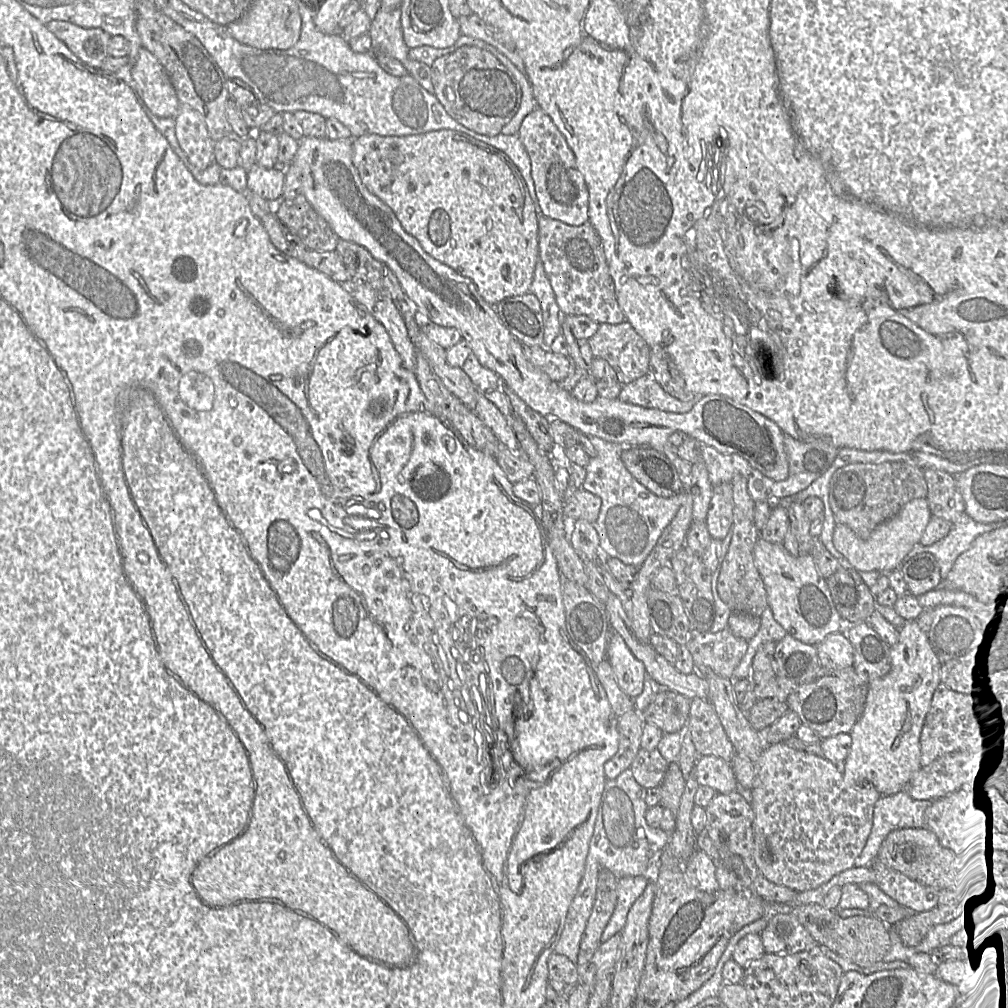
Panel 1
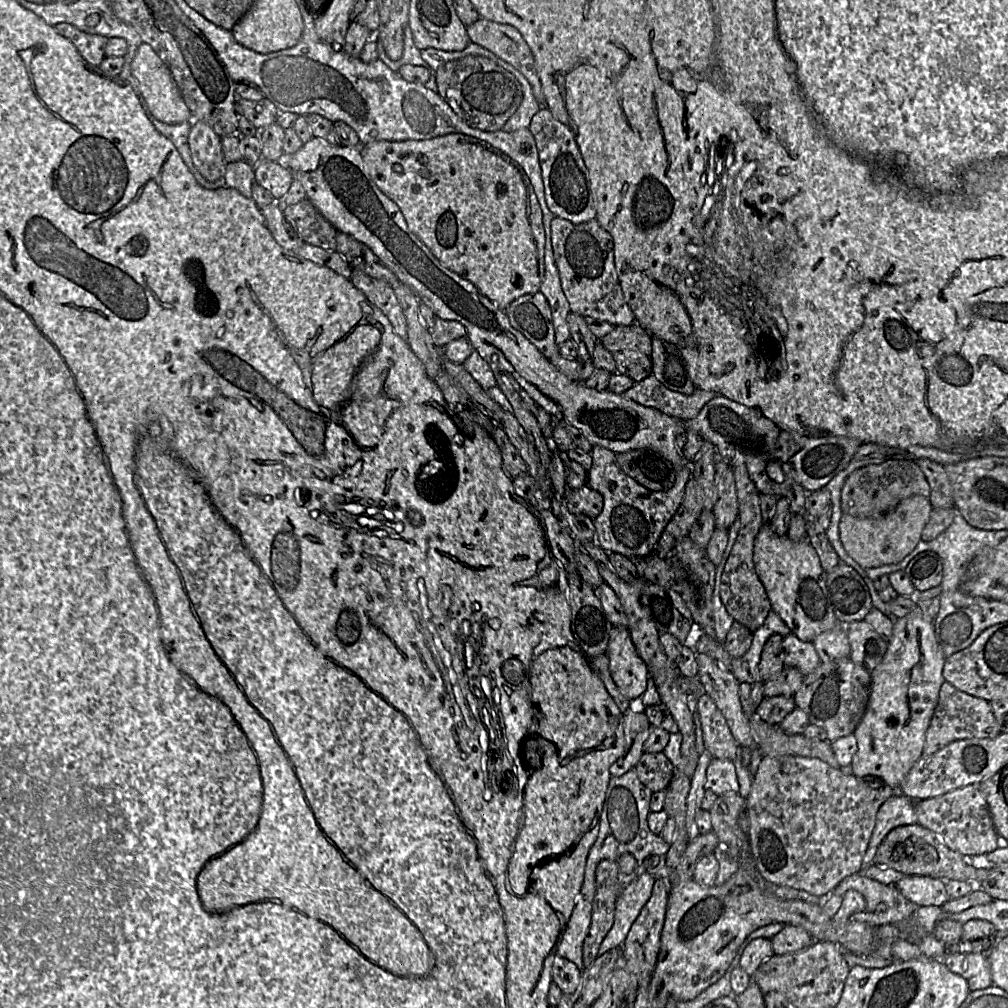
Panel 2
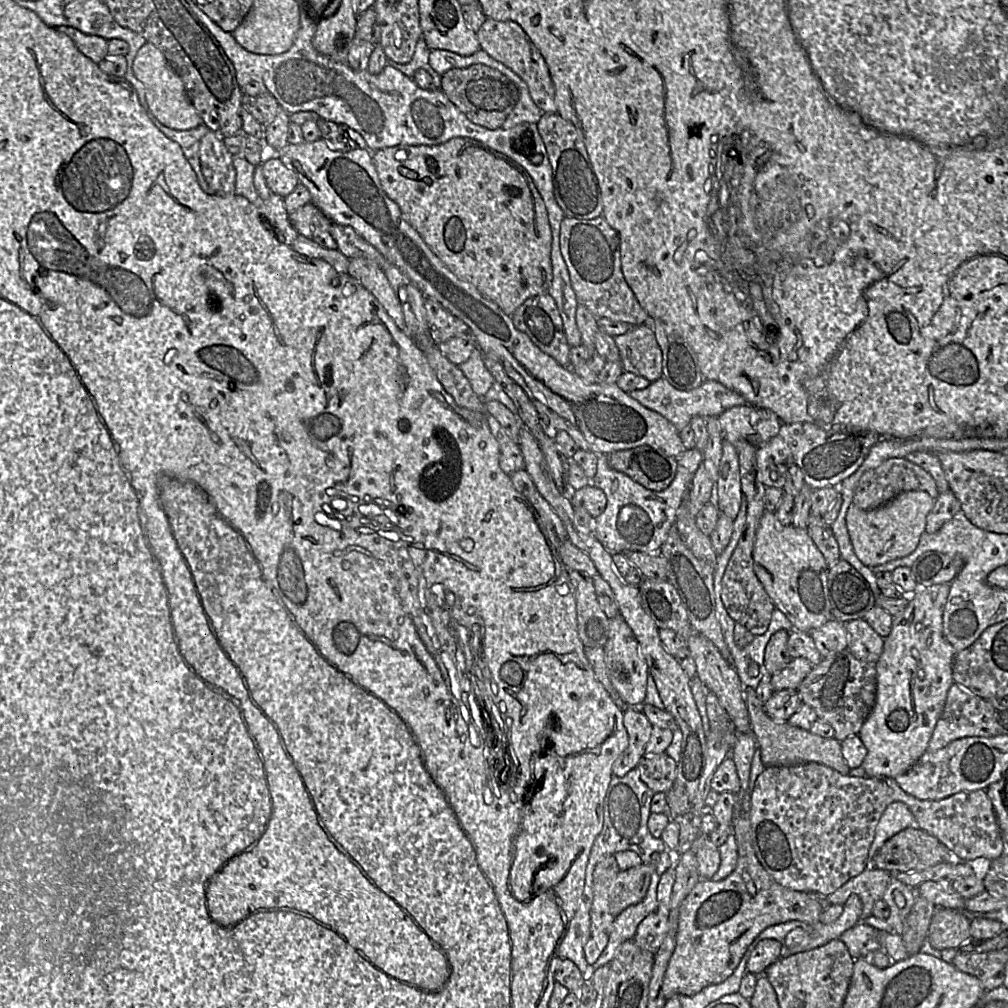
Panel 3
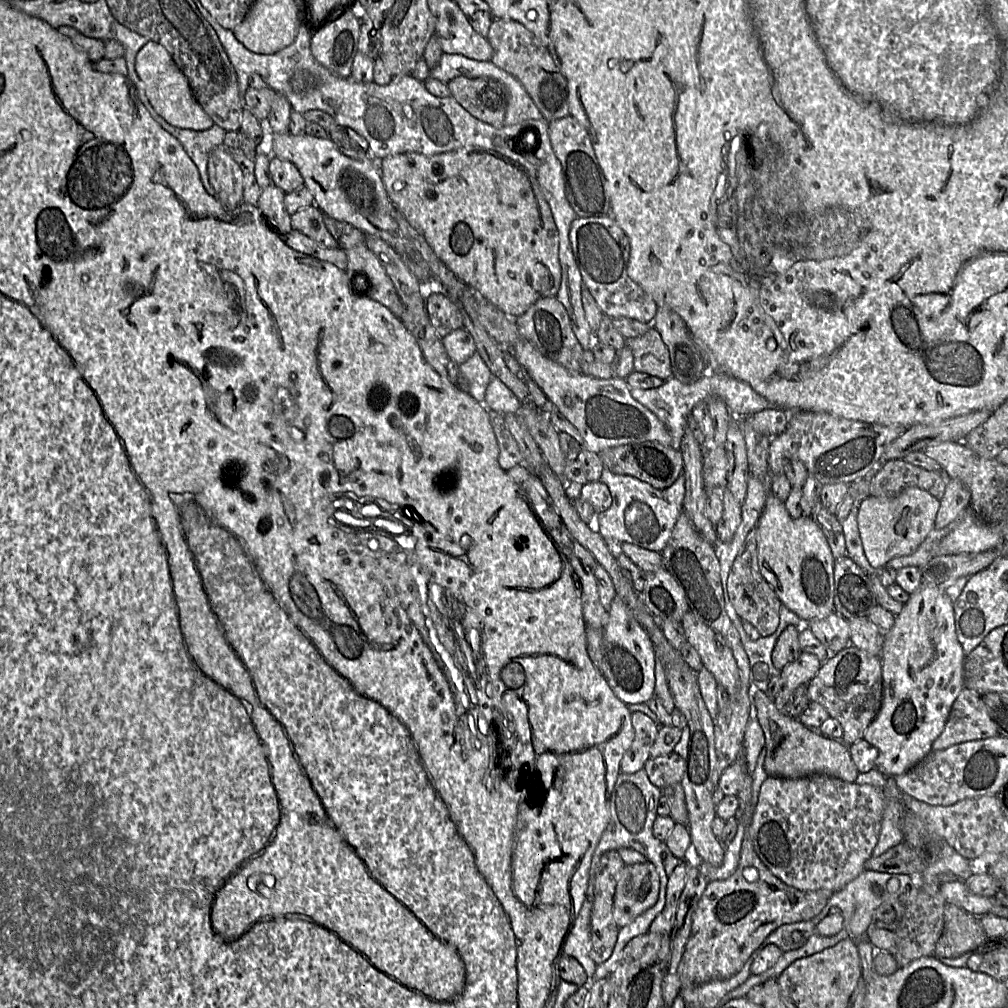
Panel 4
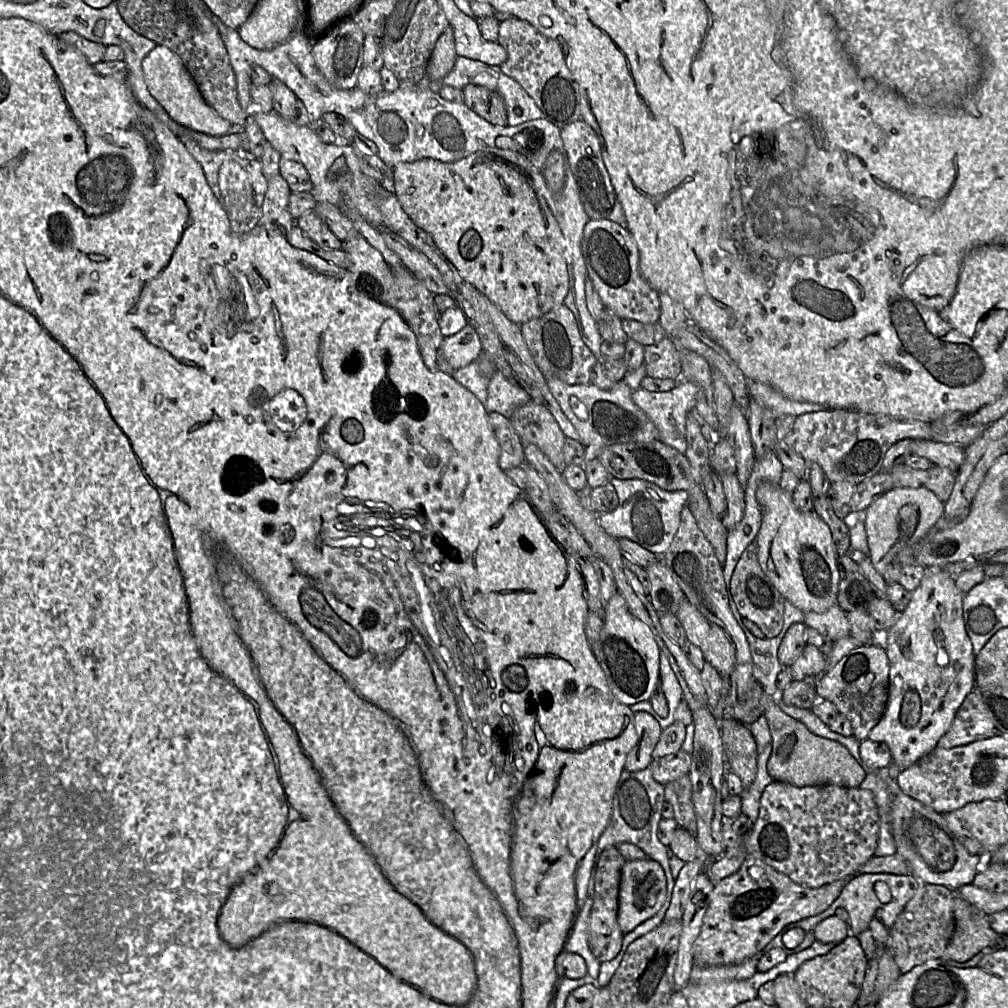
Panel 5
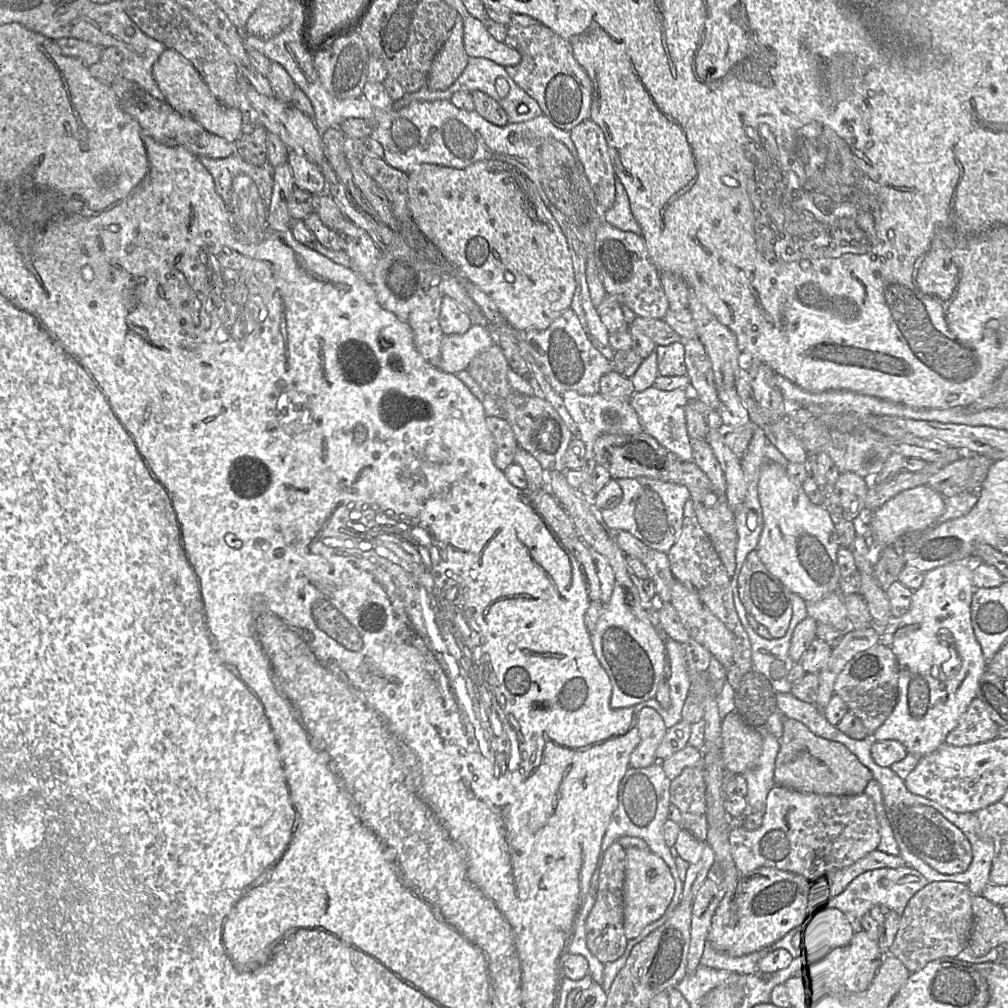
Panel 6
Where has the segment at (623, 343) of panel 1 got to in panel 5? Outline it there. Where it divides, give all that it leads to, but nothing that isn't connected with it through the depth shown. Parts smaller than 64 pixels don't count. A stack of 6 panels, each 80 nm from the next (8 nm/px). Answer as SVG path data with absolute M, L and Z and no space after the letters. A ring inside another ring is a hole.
M668 337L657 344L644 346L643 365L647 375L653 378L677 380L682 376L680 353Z

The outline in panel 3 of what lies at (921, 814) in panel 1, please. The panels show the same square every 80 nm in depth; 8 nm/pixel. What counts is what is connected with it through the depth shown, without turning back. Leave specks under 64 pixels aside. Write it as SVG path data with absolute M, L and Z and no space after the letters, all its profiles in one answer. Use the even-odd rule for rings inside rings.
M893 802L889 804L879 819L875 837L869 850L870 864L878 850L888 839L904 829L915 827L918 827L917 821L904 803Z

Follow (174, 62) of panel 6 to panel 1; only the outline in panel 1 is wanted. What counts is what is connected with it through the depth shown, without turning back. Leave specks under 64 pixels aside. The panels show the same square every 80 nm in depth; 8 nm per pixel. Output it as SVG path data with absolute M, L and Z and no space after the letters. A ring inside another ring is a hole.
M145 47L140 48L132 77L145 106L156 116L174 118L180 102L161 63Z

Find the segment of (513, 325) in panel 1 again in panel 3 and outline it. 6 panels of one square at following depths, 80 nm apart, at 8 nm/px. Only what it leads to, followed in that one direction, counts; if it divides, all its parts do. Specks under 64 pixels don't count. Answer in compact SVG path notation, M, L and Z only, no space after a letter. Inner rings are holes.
M542 293L526 299L511 315L515 327L529 336L544 353L570 367L570 348L554 298Z

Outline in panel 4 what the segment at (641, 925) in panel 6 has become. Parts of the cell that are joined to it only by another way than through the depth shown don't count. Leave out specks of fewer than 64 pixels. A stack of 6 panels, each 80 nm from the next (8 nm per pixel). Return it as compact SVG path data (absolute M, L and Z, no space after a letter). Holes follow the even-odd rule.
M650 862L625 865L621 870L613 898L613 918L622 928L653 907L660 894L660 878Z

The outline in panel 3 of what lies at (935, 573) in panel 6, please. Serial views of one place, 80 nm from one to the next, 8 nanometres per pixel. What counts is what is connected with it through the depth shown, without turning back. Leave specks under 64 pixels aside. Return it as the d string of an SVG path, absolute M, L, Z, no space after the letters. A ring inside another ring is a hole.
M917 583L905 610L893 616L891 633L885 638L883 652L876 663L875 705L858 734L867 749L861 765L865 777L896 779L906 773L927 751L936 723L943 712L949 688L954 684L952 666L957 653L943 633L943 609L934 605L931 590Z

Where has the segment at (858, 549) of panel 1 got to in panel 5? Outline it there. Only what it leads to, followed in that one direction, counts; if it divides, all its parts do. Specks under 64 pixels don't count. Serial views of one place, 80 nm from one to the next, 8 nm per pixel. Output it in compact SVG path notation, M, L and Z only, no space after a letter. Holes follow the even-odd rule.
M894 488L882 494L866 509L865 530L869 558L882 576L889 564L906 547L922 540L944 514L944 502L926 488Z

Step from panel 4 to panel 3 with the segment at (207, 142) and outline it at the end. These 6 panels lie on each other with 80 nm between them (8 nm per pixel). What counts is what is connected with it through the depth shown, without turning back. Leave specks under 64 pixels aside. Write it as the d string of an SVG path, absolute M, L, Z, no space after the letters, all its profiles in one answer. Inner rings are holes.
M147 114L152 123L169 139L178 143L183 151L183 154L192 169L194 170L197 181L201 187L201 189L209 194L215 195L216 191L208 185L205 180L201 167L200 167L200 158L199 158L199 145L202 137L210 131L210 129L201 124L195 128L189 130L175 130L166 125L163 125L161 122L157 120L154 114Z

